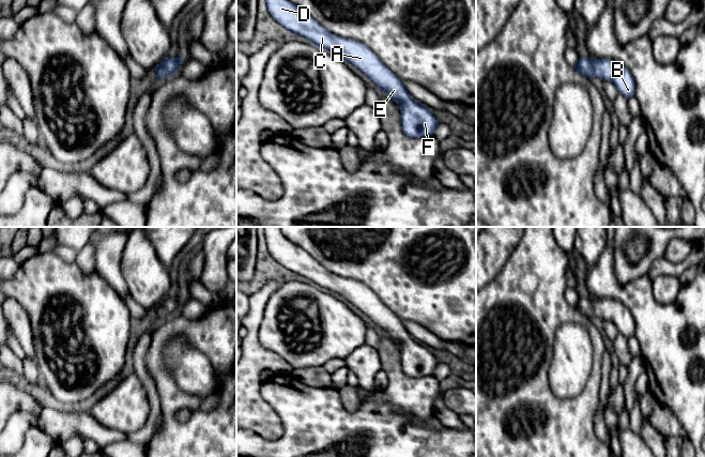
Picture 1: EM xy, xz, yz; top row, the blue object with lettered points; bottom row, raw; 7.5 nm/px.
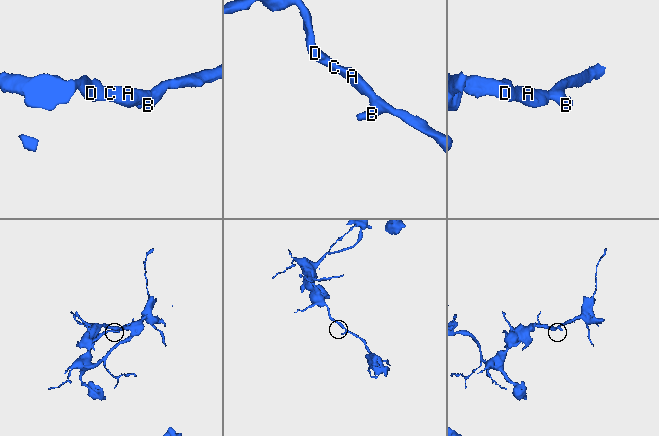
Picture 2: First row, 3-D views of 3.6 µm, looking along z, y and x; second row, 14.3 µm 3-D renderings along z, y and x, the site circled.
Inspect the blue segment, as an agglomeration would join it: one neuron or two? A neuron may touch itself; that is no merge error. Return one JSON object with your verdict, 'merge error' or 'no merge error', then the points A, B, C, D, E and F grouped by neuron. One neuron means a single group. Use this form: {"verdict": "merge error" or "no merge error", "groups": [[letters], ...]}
{"verdict": "no merge error", "groups": [["A", "B", "C", "D", "E", "F"]]}

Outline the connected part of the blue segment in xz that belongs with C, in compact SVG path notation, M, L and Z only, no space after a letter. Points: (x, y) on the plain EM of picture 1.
M264 227L269 253L287 270L305 276L321 289L334 291L367 315L400 345L401 367L410 378L432 376L439 362L429 347L416 341L397 317L365 284L336 275L310 254L290 242L280 227Z

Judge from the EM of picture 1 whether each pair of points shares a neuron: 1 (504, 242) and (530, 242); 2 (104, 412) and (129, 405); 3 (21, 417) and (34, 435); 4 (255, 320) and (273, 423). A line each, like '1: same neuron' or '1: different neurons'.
1: different neurons
2: same neuron
3: different neurons
4: same neuron

